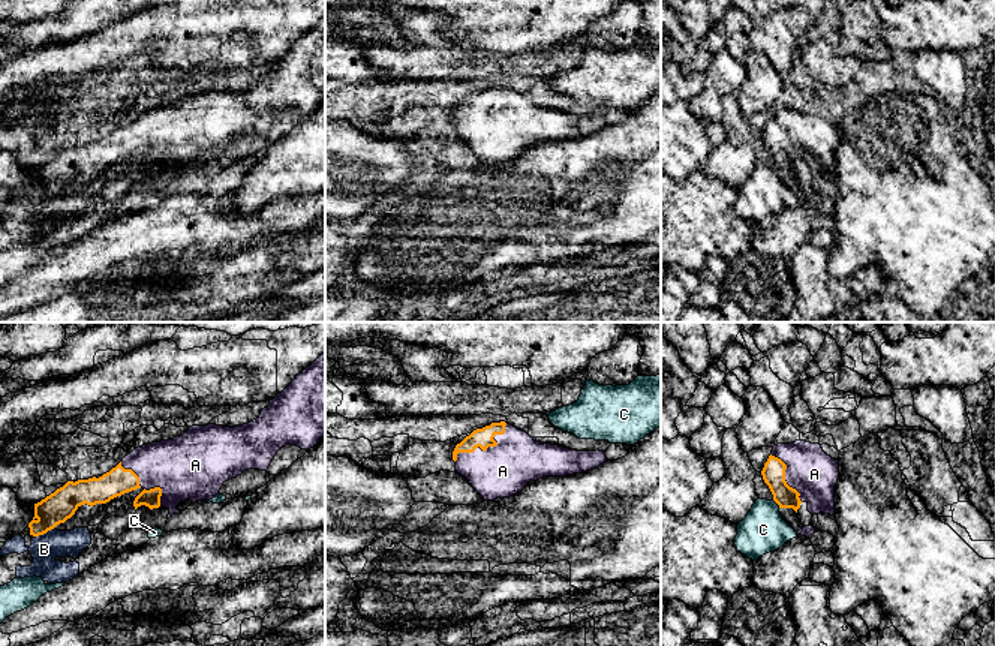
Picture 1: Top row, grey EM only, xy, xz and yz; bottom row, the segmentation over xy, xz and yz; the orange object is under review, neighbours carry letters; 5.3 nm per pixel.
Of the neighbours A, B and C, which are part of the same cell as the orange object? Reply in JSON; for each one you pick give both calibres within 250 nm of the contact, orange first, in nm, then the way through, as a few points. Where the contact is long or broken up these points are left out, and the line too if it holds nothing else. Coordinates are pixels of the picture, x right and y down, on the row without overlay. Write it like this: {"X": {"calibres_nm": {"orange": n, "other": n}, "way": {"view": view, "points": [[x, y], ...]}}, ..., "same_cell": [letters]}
{"A": {"calibres_nm": {"orange": 110, "other": 280}}, "B": {"calibres_nm": {"orange": 160, "other": 150}}, "same_cell": ["A", "B"]}

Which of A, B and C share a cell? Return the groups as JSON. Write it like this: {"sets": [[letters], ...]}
{"sets": [["A", "B"], ["C"]]}

